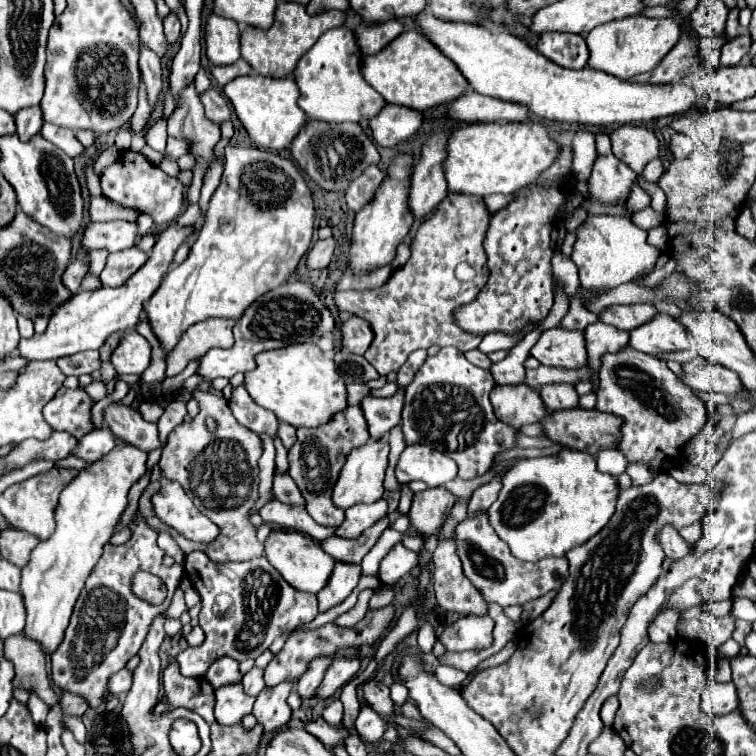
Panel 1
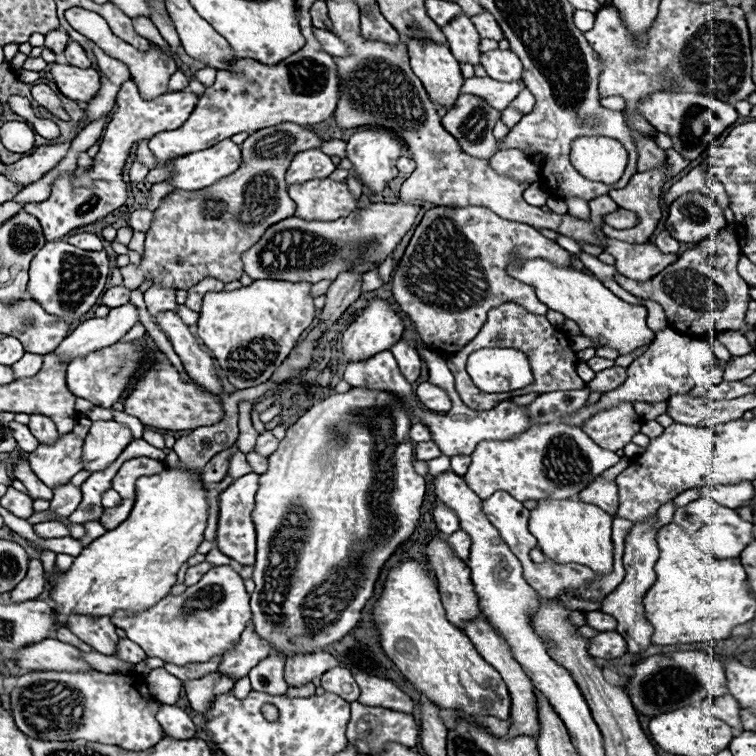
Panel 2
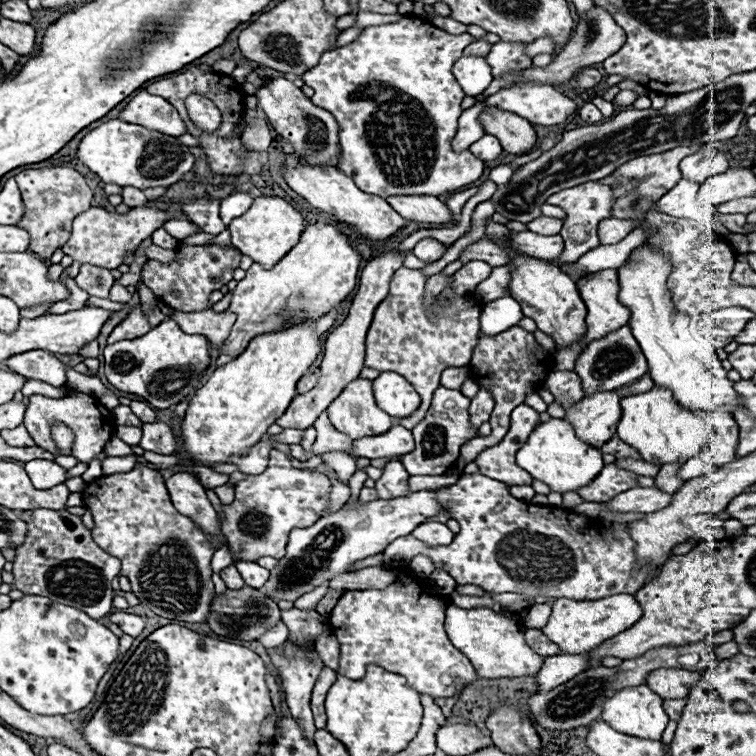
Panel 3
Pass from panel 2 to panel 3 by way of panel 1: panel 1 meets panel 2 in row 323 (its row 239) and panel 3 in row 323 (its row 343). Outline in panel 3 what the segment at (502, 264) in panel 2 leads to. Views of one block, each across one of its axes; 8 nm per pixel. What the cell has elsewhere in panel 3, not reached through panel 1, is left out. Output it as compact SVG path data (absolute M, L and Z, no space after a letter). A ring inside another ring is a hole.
M400 268L394 272L390 282L390 296L376 308L372 326L366 336L366 358L364 366L376 370L390 370L402 374L420 394L422 404L410 420L396 420L404 428L414 428L422 422L430 408L434 390L440 386L440 374L446 368L460 368L470 362L470 352L478 340L480 332L480 312L482 302L474 296L456 296L448 304L440 306L438 296L434 304L424 308L424 288L428 276L422 270Z

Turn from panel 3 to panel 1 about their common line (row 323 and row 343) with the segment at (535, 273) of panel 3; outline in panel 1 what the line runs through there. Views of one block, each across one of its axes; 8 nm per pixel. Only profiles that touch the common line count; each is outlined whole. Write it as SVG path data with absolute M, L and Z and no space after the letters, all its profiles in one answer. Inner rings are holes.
M562 326L550 328L540 334L538 342L530 350L530 356L544 366L582 368L586 366L588 358L584 334L580 330L566 330Z

